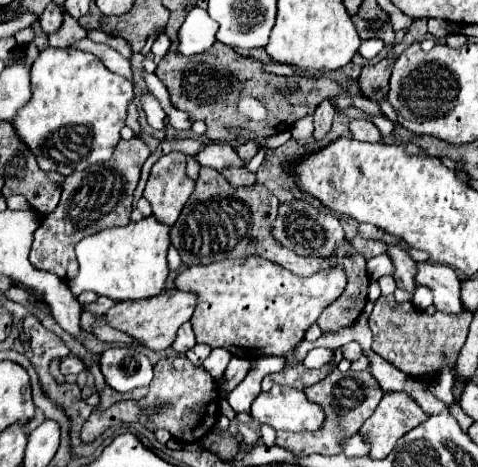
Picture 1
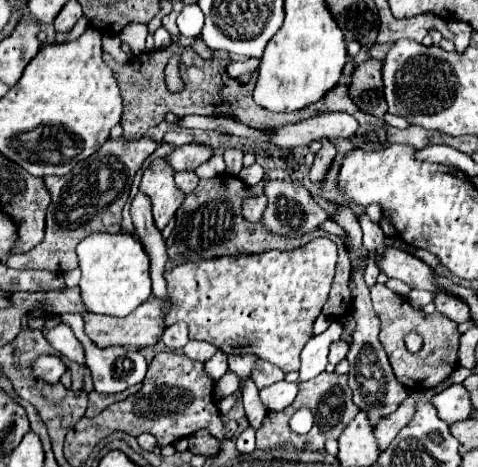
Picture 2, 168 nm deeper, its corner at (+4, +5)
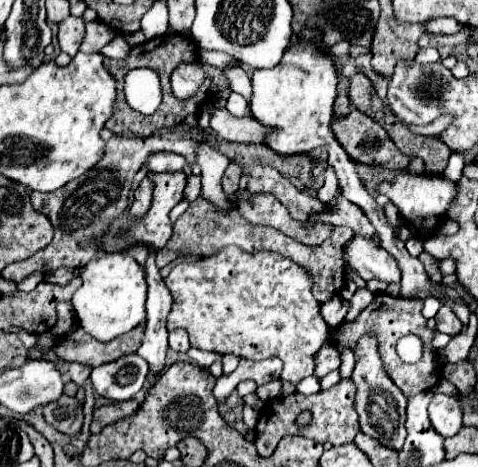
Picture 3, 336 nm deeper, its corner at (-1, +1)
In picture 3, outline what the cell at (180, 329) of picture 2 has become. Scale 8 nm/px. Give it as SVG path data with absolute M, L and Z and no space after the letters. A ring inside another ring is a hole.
M175 329L169 333L169 347L177 353L187 353L189 351L189 337L185 333L185 329Z

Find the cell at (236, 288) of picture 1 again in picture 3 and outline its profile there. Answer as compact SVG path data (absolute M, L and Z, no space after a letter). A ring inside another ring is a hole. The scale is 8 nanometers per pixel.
M225 247L213 257L205 257L195 263L179 263L165 277L165 285L173 295L173 309L167 319L167 329L173 331L183 327L189 333L191 345L201 351L215 351L221 355L233 353L251 361L279 357L283 361L281 379L297 385L313 373L313 355L321 349L327 335L327 323L321 317L319 303L311 293L311 279L313 273L309 273L303 265L281 257L279 253L245 253L237 247Z

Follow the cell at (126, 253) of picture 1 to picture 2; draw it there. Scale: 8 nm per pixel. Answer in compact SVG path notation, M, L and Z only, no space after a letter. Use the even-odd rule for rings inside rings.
M94 233L92 237L80 241L76 253L80 257L80 271L82 271L80 295L88 313L126 317L138 305L150 299L152 295L148 277L150 261L148 255L144 253L144 247L134 235Z

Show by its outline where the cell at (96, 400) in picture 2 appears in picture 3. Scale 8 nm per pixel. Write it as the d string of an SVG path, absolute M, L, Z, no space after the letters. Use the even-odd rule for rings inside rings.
M129 399L121 403L107 403L103 407L97 407L93 415L93 423L91 423L91 433L99 433L105 425L115 423L123 417L129 417L137 407L139 407L137 399Z

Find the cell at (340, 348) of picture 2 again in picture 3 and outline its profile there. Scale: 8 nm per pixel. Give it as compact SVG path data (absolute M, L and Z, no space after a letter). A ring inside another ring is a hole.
M325 343L319 351L317 351L317 365L315 365L315 377L325 377L327 373L335 371L341 367L341 355L337 351L337 347L333 343Z

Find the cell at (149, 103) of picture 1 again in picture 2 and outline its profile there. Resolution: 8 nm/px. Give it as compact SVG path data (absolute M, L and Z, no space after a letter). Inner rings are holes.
M168 131L166 133L166 137L164 137L164 141L166 143L170 143L170 145L176 145L176 147L180 147L180 145L186 145L186 143L194 143L194 137L186 131Z

